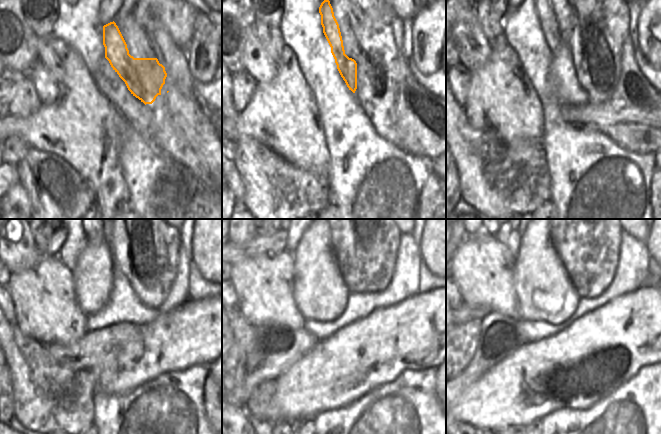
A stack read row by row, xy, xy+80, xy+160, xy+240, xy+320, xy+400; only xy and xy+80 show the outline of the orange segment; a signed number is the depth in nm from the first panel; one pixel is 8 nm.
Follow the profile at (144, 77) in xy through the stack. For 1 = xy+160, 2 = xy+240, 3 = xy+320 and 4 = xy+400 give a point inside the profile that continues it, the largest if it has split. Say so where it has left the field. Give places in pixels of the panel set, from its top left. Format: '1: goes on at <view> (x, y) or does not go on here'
1: goes on at xy+160 (550, 26)
2: goes on at xy+240 (87, 239)
3: does not go on here
4: does not go on here

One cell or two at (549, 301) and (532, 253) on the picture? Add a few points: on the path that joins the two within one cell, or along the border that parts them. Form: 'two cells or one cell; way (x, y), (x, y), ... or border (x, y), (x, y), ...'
one cell; way (547, 289), (541, 282), (537, 265)

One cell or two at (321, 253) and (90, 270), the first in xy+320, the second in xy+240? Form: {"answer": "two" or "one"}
{"answer": "one"}

